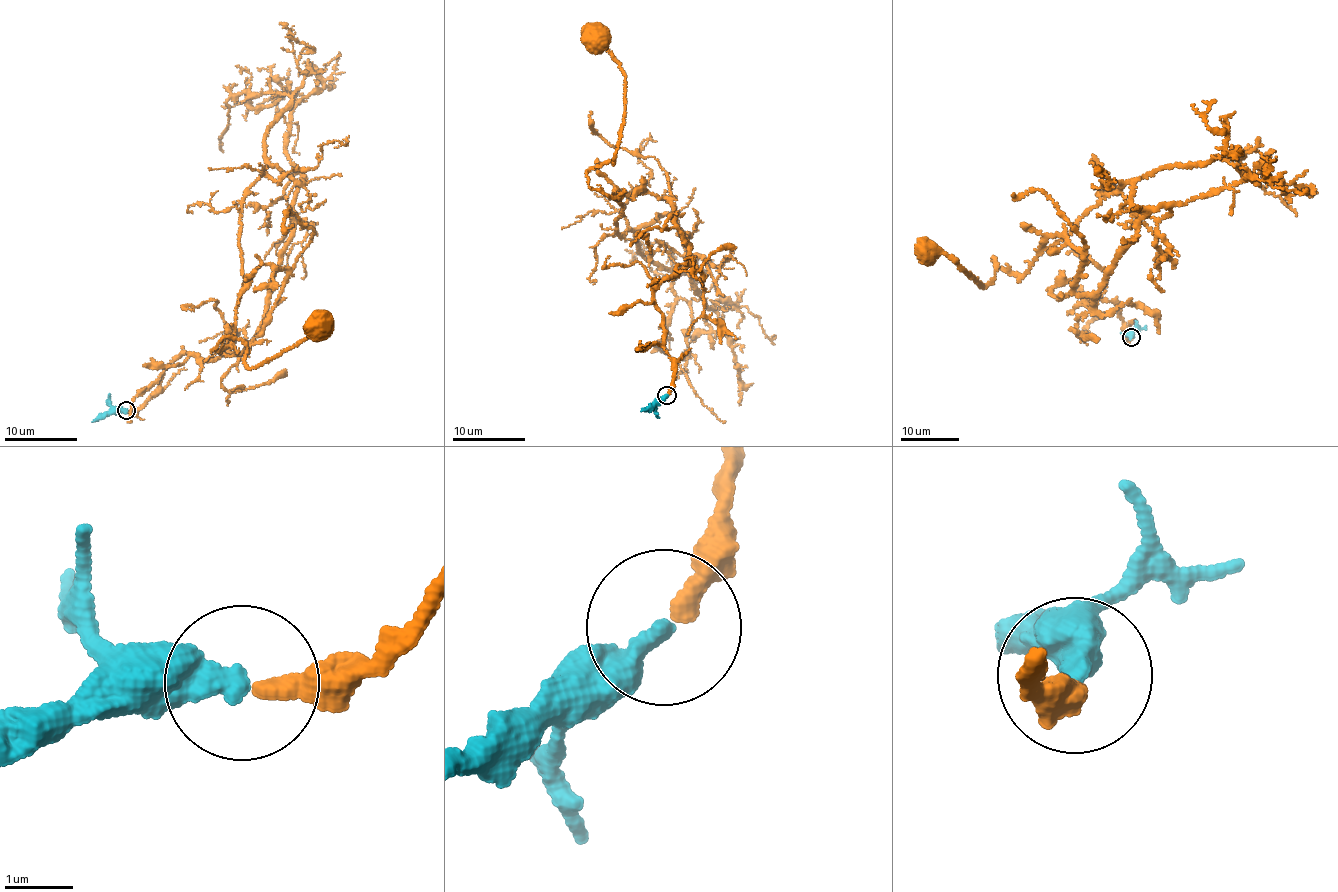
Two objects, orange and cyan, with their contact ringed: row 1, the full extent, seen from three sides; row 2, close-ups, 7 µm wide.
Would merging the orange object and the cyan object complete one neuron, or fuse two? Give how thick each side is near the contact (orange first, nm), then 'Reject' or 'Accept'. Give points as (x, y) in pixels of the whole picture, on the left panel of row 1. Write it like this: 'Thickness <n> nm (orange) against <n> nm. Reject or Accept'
Thickness 320 nm (orange) against 400 nm. Accept

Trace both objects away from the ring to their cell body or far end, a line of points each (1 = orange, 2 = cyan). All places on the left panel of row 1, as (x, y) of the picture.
1: (128, 411), (183, 354), (263, 334), (286, 270), (264, 264), (211, 350), (237, 338), (253, 368), (318, 323)
2: (125, 411), (92, 422)

